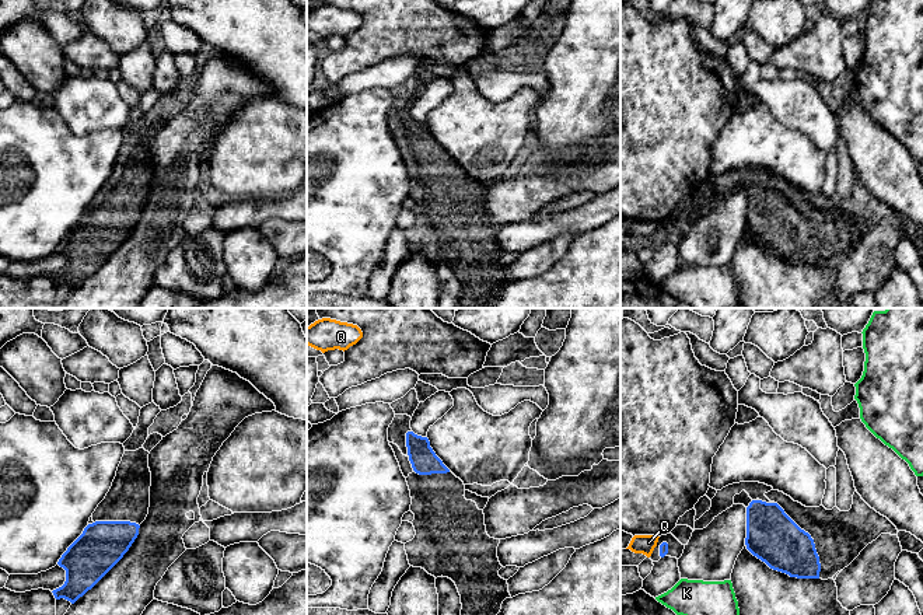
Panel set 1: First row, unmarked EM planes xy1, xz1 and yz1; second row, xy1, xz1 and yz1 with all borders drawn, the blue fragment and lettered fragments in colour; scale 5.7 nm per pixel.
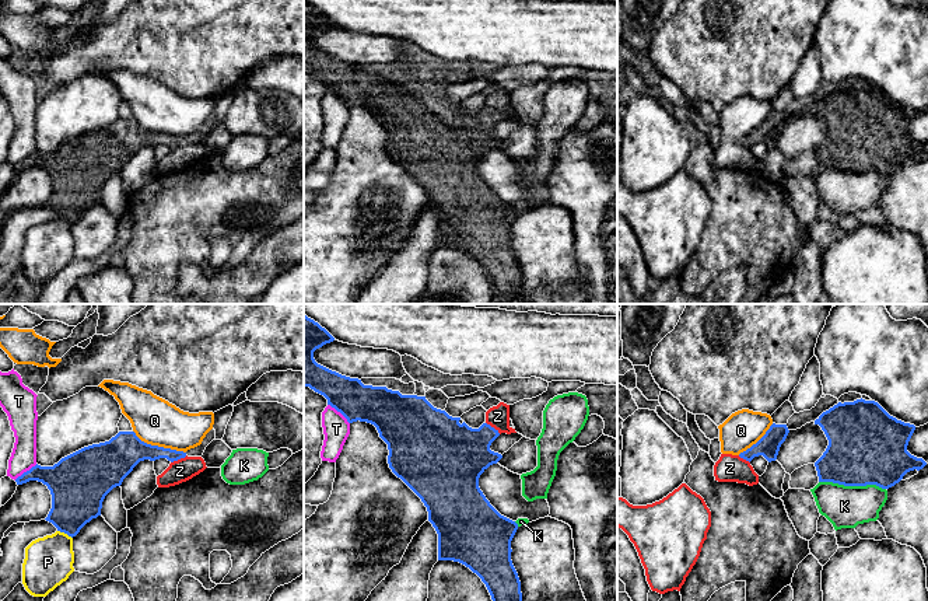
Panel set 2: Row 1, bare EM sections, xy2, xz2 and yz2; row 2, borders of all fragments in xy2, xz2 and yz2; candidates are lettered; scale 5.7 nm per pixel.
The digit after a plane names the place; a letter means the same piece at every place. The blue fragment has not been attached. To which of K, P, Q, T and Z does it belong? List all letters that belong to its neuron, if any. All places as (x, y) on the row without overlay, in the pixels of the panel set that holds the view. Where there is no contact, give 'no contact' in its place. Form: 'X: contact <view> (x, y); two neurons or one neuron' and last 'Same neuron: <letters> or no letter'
K: contact yz2 (853, 171); two neurons
P: contact xy2 (65, 219); two neurons
Q: contact xy2 (157, 132); two neurons
T: contact xz2 (339, 97); two neurons
Z: contact xy2 (178, 144); two neurons
Same neuron: no letter

